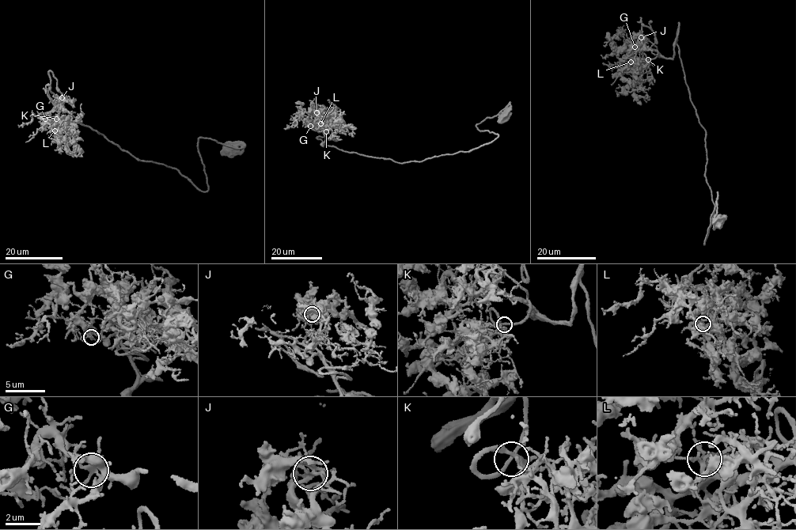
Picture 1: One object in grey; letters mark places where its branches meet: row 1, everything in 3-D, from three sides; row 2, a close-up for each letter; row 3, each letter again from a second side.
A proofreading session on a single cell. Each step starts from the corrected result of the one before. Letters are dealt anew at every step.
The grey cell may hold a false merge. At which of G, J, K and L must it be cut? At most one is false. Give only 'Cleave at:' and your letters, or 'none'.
Cleave at: none

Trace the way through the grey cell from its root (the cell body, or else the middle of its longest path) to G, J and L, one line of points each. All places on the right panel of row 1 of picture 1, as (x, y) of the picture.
G: (719, 221), (718, 192), (703, 244), (714, 206), (679, 24), (672, 58), (634, 47)
J: (719, 221), (718, 192), (703, 244), (714, 206), (679, 24), (671, 58), (637, 47), (641, 37)
L: (719, 221), (718, 192), (703, 244), (714, 206), (679, 24), (673, 57), (657, 51), (631, 62)

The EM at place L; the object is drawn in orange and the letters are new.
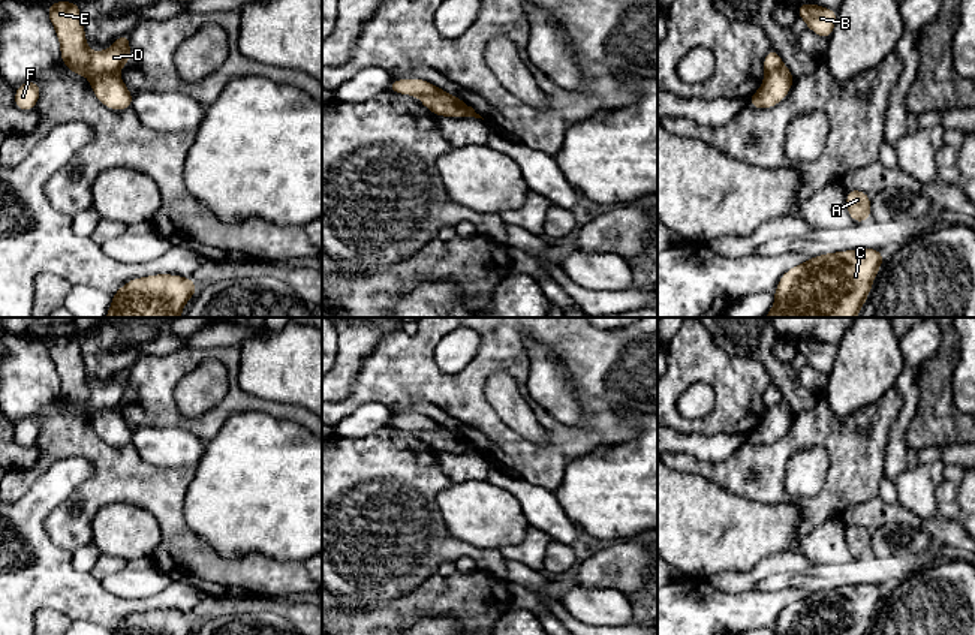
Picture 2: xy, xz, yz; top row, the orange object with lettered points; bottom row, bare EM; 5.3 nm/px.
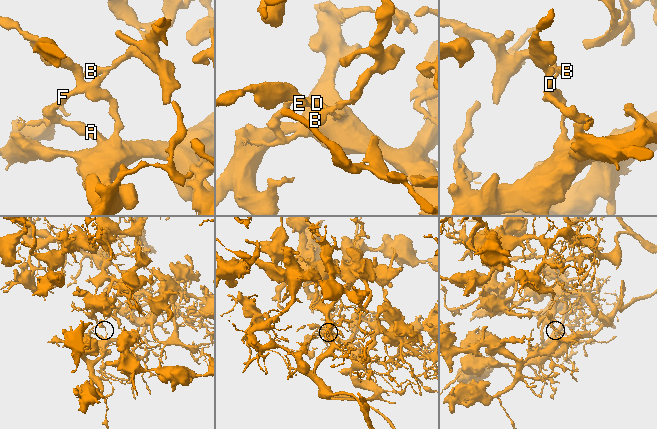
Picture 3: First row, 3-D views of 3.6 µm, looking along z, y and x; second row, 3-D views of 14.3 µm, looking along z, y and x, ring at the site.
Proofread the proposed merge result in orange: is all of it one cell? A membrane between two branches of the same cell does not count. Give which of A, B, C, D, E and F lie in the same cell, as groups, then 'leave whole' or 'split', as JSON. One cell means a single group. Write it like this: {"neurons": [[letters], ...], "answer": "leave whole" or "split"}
{"neurons": [["A", "B", "C", "D", "E", "F"]], "answer": "leave whole"}

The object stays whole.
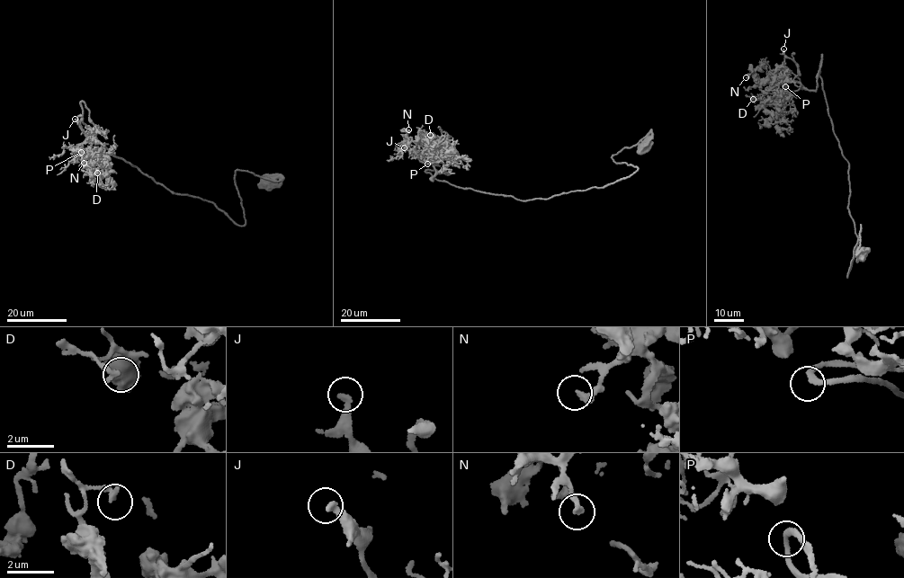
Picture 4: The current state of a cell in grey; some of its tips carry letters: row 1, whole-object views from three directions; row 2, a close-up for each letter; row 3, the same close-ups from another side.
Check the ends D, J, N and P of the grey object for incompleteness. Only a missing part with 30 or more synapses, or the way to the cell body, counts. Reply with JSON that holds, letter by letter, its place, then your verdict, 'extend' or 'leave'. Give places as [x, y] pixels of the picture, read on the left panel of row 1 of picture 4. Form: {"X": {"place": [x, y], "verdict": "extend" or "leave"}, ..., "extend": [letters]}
{"D": {"place": [97, 173], "verdict": "leave"}, "J": {"place": [75, 119], "verdict": "extend"}, "N": {"place": [84, 163], "verdict": "leave"}, "P": {"place": [81, 152], "verdict": "leave"}, "extend": ["J"]}

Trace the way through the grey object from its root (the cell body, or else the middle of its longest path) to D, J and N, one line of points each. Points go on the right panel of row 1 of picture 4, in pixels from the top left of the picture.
D: (863, 253), (861, 225), (846, 276), (858, 239), (822, 56), (817, 89), (800, 83), (783, 96), (753, 99)
J: (863, 253), (861, 225), (846, 276), (858, 239), (822, 56), (812, 90), (789, 77), (783, 48)
N: (863, 253), (861, 225), (846, 276), (858, 239), (822, 56), (814, 90), (762, 66), (746, 77)

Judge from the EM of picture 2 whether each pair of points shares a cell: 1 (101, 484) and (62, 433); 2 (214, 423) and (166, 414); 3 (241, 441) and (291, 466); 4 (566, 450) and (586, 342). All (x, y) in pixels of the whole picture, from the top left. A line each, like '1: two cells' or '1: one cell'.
1: one cell
2: one cell
3: one cell
4: one cell

